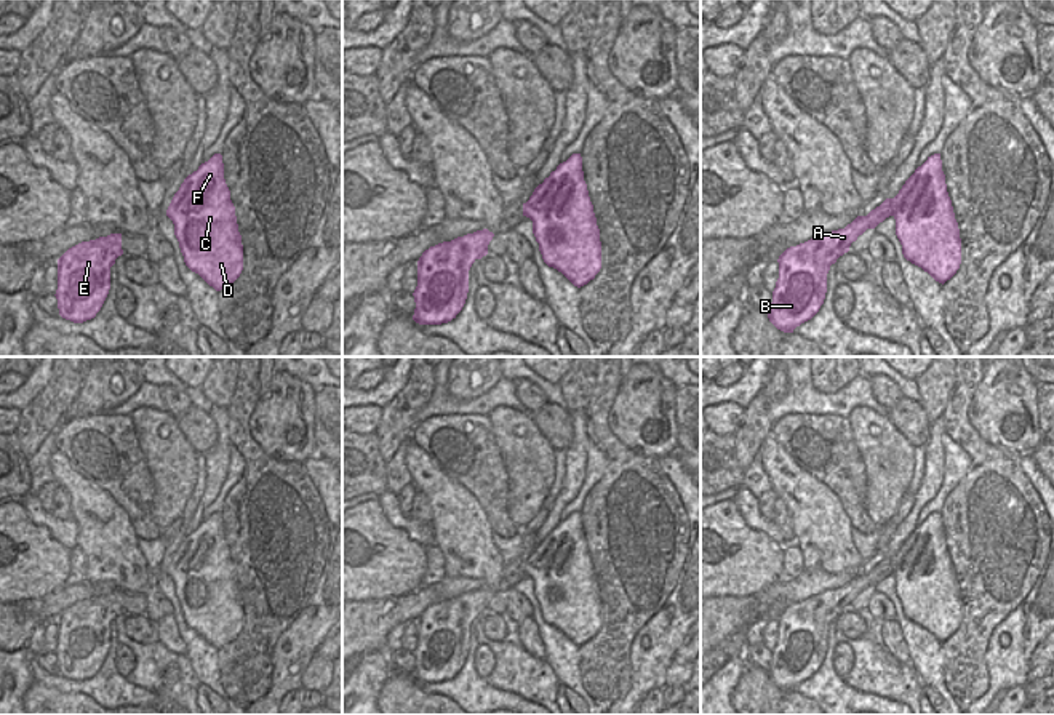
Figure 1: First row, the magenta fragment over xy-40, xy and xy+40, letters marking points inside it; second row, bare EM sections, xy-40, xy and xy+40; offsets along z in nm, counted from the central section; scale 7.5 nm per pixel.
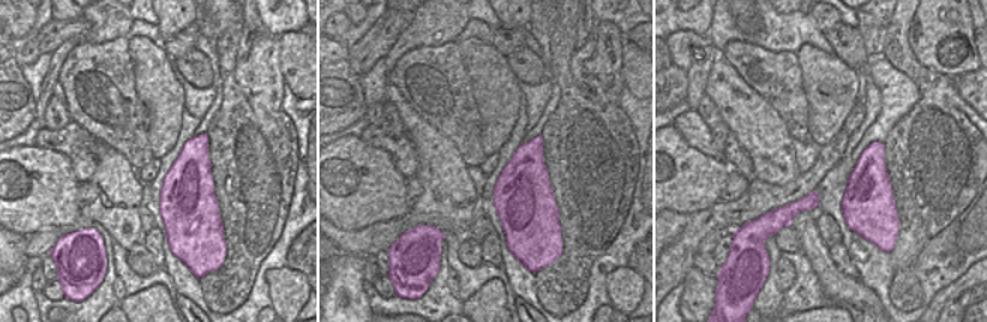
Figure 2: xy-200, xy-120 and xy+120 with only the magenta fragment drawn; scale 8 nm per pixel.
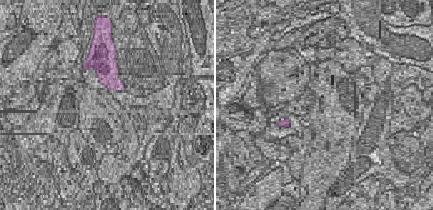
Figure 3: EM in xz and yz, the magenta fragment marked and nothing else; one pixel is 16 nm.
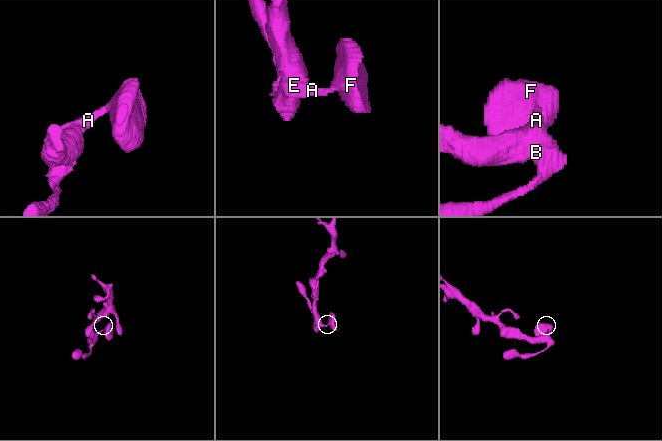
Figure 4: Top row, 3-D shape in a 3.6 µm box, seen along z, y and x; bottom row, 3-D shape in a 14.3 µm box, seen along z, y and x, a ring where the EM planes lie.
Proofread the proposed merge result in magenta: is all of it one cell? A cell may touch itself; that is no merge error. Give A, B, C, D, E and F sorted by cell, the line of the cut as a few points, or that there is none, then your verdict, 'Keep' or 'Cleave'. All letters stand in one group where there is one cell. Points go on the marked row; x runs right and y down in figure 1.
Groups: A B C D E F. No split. Keep

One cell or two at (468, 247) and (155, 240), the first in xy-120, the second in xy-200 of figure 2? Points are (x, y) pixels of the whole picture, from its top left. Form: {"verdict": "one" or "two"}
{"verdict": "two"}

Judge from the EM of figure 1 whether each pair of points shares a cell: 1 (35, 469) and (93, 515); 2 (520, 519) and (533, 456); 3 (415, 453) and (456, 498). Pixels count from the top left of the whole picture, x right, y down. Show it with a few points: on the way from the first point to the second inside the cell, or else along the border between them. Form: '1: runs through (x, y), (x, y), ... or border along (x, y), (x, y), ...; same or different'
1: border along (55, 448), (50, 456), (51, 480); different
2: runs through (523, 503), (530, 487), (530, 472); same
3: runs through (421, 464), (445, 488); same

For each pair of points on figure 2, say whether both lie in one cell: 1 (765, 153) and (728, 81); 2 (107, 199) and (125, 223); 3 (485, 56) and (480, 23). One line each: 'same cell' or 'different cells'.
1: same cell
2: same cell
3: different cells

